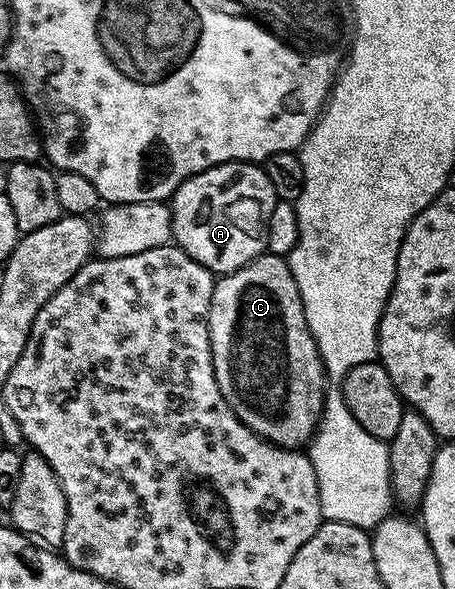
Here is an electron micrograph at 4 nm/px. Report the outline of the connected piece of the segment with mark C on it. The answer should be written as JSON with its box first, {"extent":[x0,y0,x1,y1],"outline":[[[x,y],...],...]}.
{"extent":[208,252,328,450],"outline":[[[263,252],[258,257],[251,260],[246,266],[234,270],[231,274],[223,274],[215,281],[212,292],[212,304],[208,312],[208,336],[212,344],[212,368],[216,372],[216,384],[220,384],[220,392],[232,408],[232,412],[252,432],[259,434],[264,441],[270,442],[273,446],[283,446],[285,450],[296,450],[305,447],[310,439],[314,437],[314,432],[318,428],[318,419],[322,416],[322,404],[326,400],[328,393],[328,375],[326,367],[322,364],[322,357],[316,348],[316,340],[308,328],[308,320],[304,316],[304,304],[300,300],[300,292],[296,280],[290,271],[290,263],[281,254],[271,254]]]}

